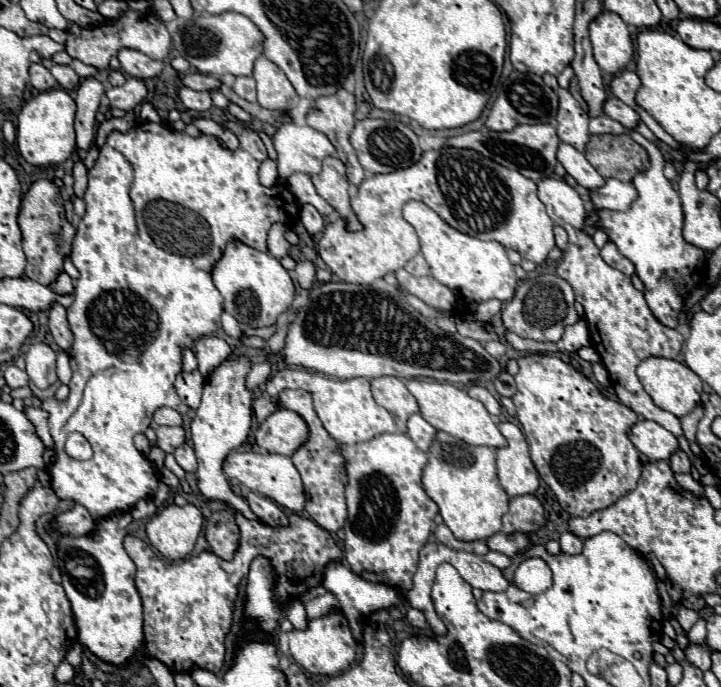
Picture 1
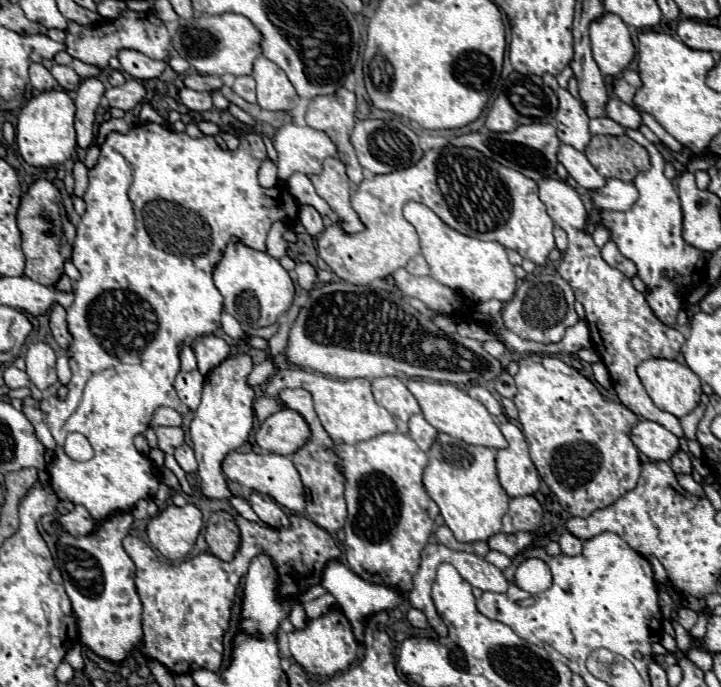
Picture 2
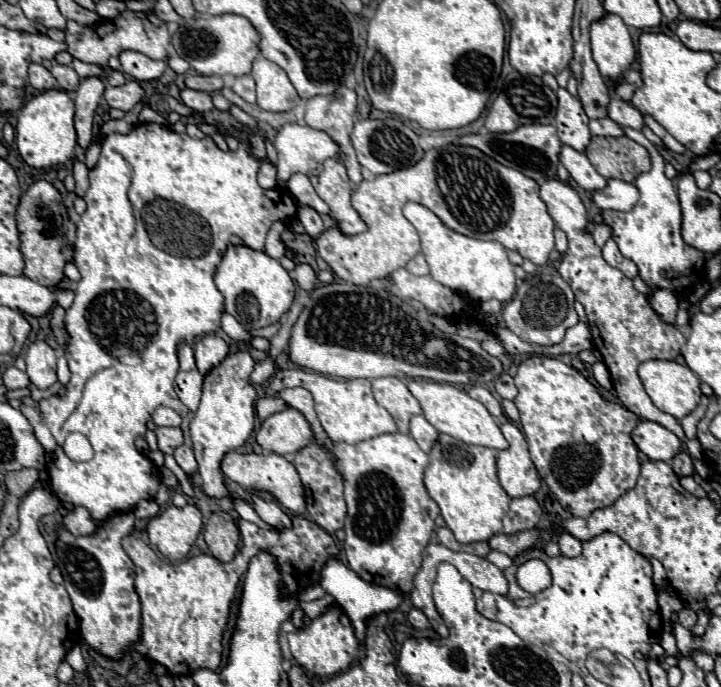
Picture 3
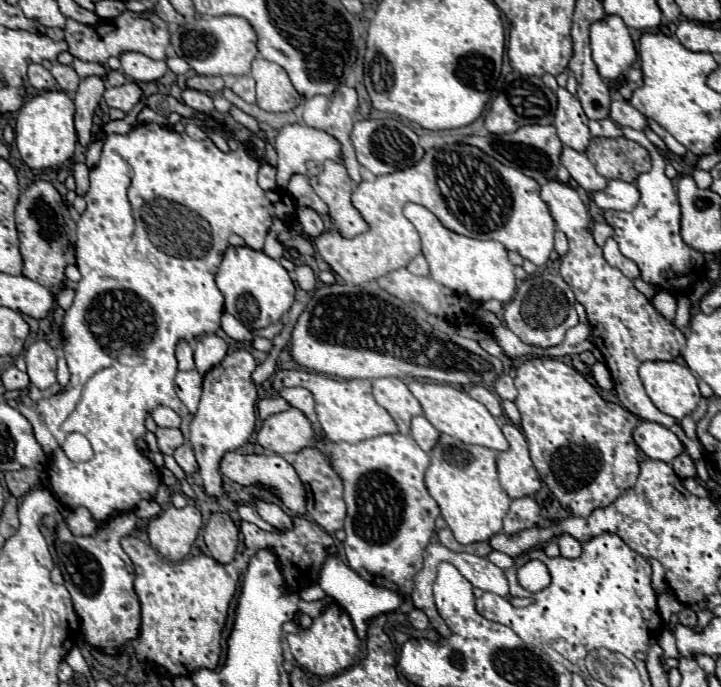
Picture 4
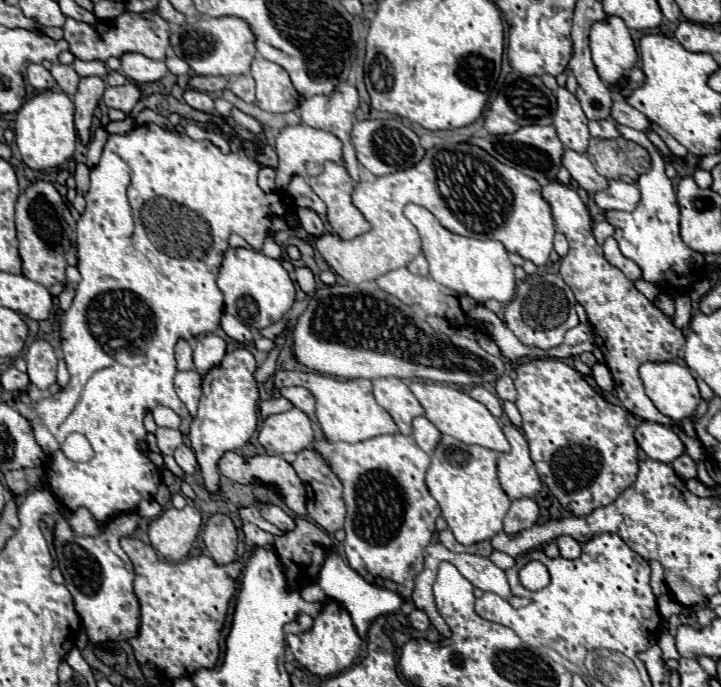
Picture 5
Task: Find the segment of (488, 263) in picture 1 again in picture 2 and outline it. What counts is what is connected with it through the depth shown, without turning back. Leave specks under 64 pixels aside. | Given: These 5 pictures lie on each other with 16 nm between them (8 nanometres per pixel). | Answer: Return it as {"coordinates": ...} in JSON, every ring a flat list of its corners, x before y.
{"coordinates":[[408,202,404,206,404,218,416,228,420,236,422,254,430,266,432,278,440,284,456,290,458,294,472,298,474,302,484,302,496,298,500,302,508,302,516,290,516,274,514,266,508,262,506,248,498,242,482,242,478,238,470,238,460,234,458,230,444,224,436,212,432,212,422,202]]}

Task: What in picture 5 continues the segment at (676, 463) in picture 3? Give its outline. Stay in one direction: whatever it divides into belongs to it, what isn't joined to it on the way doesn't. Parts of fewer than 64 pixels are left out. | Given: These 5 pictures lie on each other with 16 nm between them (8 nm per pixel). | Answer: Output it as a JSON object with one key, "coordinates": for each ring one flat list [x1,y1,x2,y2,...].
{"coordinates":[[688,454,678,456,678,458,672,462,672,468,674,468,674,472,676,472,682,480,686,480,686,478,696,478,696,462,694,462]]}

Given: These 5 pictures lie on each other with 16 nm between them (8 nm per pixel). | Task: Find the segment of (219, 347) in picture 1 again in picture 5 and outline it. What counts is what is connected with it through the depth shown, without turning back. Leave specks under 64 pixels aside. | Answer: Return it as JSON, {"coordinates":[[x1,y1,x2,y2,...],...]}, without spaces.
{"coordinates":[[206,334,202,338,198,338,198,342,194,344,194,366,200,374,208,372,208,368,214,368,216,364,220,364,220,360,224,358,226,352,226,342,216,336,216,334]]}

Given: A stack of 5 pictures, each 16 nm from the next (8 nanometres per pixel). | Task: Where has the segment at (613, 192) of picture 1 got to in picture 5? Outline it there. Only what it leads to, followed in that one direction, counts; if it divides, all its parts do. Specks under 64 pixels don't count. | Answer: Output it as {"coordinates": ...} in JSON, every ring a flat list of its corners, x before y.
{"coordinates":[[610,180,608,188,594,194,594,202,602,210,626,210,632,212,640,200,640,190,636,184,622,180]]}

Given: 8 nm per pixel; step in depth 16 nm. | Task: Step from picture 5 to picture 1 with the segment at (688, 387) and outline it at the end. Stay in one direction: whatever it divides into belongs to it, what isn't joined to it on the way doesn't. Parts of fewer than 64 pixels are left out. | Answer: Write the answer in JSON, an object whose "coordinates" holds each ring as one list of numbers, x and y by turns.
{"coordinates":[[650,356,646,360,640,362,640,366,636,368,638,378,644,386,644,390,648,392,648,396,654,400,654,404,662,410,672,412,674,416,686,416,688,412,694,410,696,402,702,396,702,380,700,376,696,376,686,364,678,362,678,360,668,360,668,358,656,358]]}

